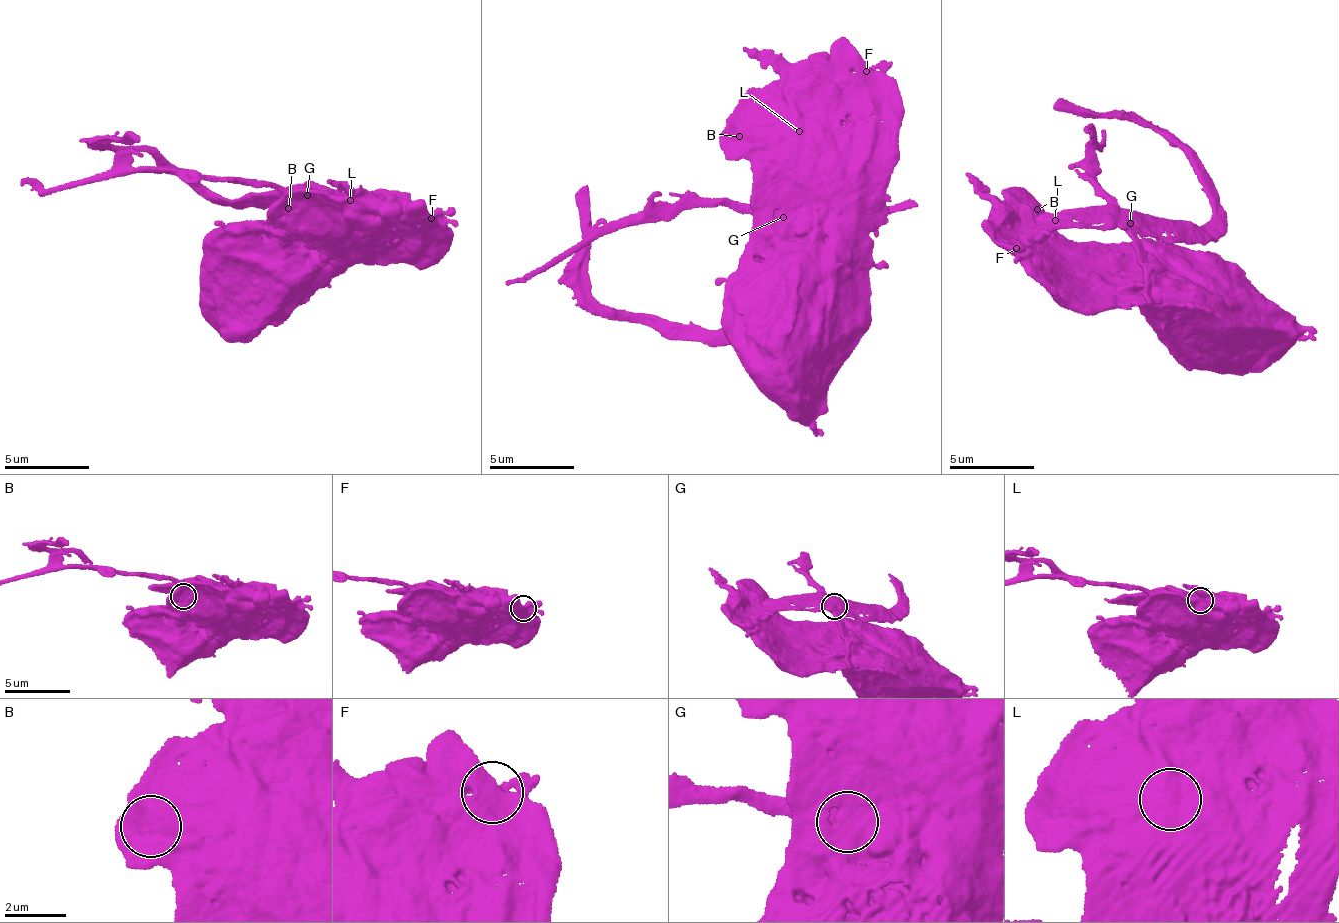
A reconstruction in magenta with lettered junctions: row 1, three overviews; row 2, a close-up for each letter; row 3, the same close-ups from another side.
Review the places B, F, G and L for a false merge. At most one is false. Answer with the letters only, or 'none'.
G

